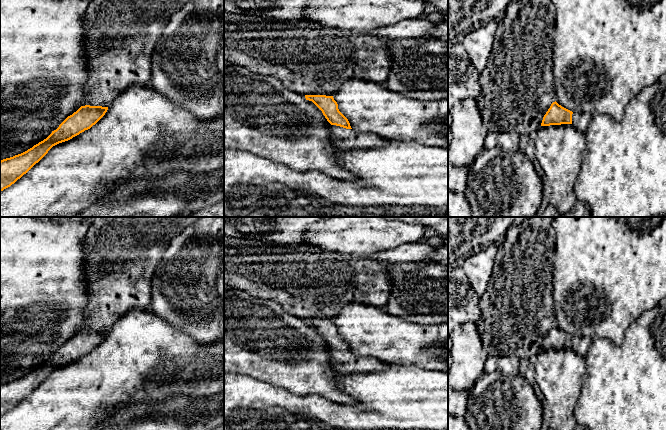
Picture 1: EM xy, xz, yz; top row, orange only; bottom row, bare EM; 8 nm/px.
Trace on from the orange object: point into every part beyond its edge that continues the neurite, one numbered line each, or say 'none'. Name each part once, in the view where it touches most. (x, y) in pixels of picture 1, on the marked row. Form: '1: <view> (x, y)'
1: xz (345, 139)

